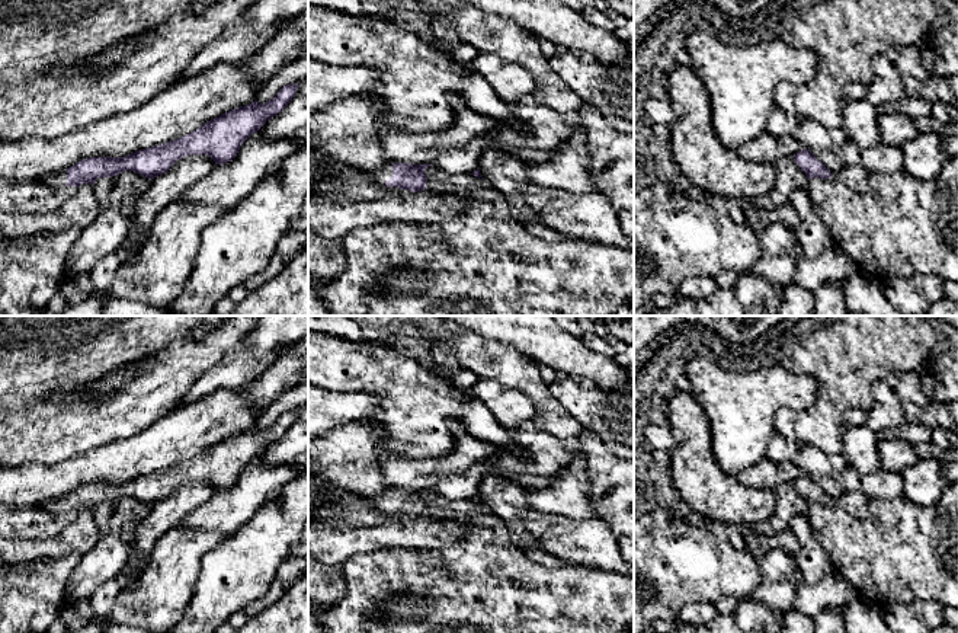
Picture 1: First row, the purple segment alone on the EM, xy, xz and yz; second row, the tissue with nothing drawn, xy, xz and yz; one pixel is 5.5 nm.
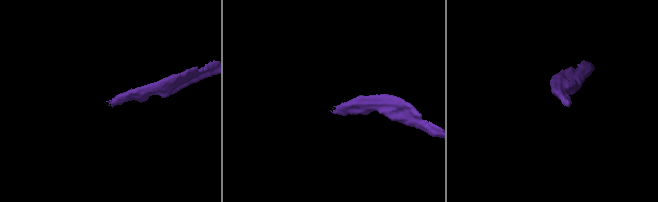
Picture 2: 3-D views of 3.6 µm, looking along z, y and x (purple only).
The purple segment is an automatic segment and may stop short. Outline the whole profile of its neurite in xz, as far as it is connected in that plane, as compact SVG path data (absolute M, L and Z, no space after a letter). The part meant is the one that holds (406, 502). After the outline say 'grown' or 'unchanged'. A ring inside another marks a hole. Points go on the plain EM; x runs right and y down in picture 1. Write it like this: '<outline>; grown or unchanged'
M387 489L371 498L371 505L388 514L388 521L381 525L362 525L352 528L336 528L308 521L308 553L317 556L323 565L342 566L358 553L372 553L385 547L404 546L407 549L440 550L446 546L461 543L467 537L467 525L449 521L429 521L426 515L424 496L435 490Z; grown

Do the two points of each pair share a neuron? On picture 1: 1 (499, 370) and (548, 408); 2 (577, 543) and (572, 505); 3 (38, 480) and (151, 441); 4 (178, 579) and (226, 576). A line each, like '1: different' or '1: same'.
1: same
2: different
3: same
4: different

